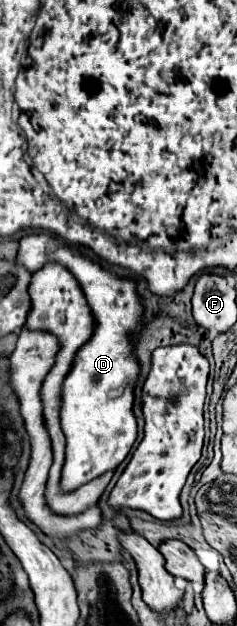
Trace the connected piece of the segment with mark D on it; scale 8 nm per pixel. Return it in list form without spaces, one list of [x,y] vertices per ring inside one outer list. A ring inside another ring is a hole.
[[[29,233],[19,243],[17,259],[29,271],[39,271],[49,259],[63,263],[81,283],[95,317],[95,333],[75,355],[71,373],[63,383],[61,427],[67,439],[63,491],[73,491],[91,479],[115,469],[131,451],[137,439],[137,419],[133,413],[135,393],[129,387],[123,397],[109,399],[109,389],[119,387],[125,377],[139,377],[139,361],[135,355],[135,341],[145,329],[145,307],[137,293],[137,283],[129,277],[119,277],[115,271],[103,269],[97,261],[83,255],[79,249],[69,247],[49,233]]]

